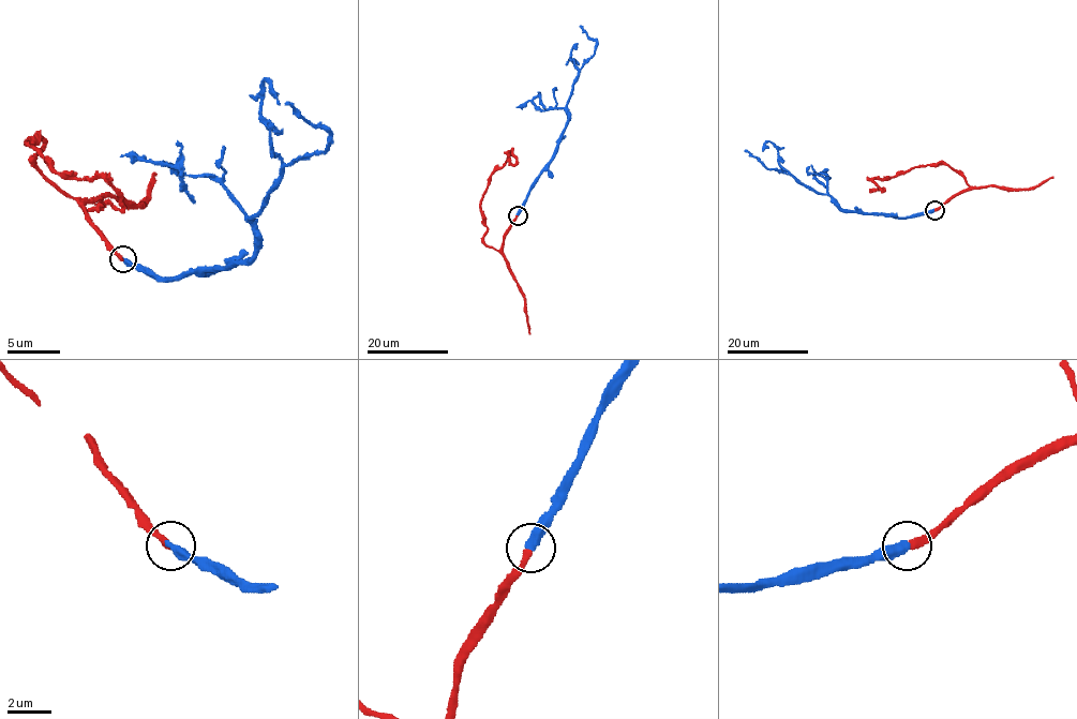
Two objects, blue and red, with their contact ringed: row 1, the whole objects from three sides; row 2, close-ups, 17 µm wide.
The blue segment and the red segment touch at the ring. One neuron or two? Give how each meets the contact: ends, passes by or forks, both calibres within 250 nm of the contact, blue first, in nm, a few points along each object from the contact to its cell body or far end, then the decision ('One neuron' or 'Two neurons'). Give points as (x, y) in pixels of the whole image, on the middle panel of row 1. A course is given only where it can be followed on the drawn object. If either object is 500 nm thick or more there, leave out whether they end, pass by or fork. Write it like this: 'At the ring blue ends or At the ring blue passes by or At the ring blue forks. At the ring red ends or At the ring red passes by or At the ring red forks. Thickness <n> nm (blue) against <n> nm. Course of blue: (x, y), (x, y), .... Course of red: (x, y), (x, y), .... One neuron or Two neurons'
At the ring blue ends. At the ring red ends. Thickness 420 nm (blue) against 280 nm. Course of blue: (517, 215), (530, 186), (552, 159), (568, 122), (567, 101), (576, 77), (596, 48), (597, 43), (579, 26). Course of red: (517, 215), (498, 250), (484, 243), (480, 200), (491, 176), (509, 155), (515, 162), (508, 150). One neuron

